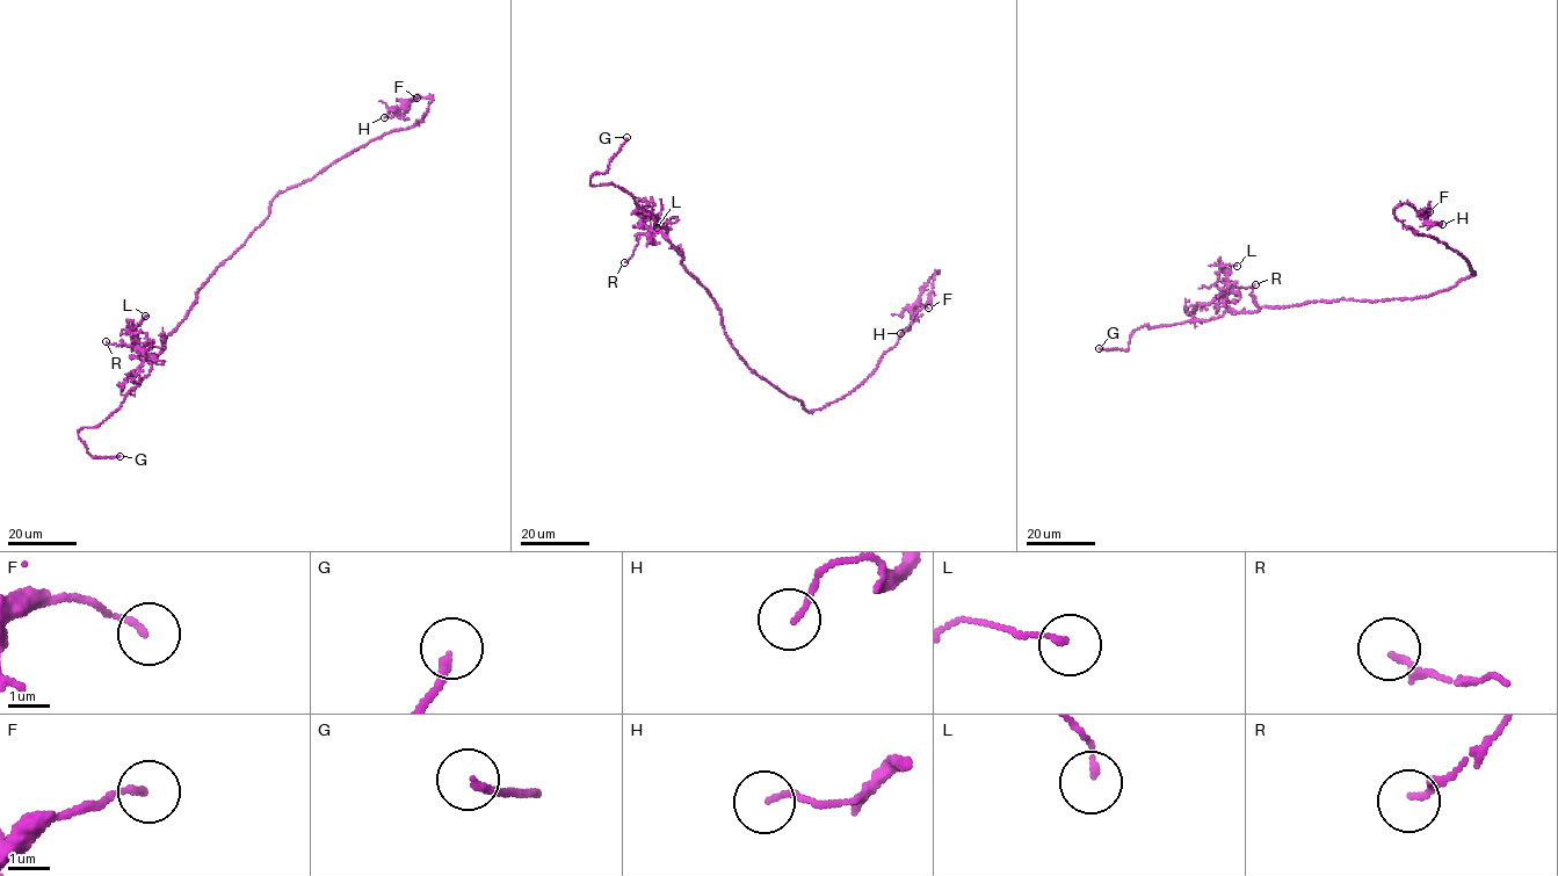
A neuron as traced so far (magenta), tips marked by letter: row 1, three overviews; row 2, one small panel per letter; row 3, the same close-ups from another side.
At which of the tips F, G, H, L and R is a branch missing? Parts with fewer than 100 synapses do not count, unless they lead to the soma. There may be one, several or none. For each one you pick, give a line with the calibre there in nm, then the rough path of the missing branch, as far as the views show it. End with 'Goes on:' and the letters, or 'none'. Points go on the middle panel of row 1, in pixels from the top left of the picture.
G: 190 nm | (627, 137), (628, 120)
Goes on: G

